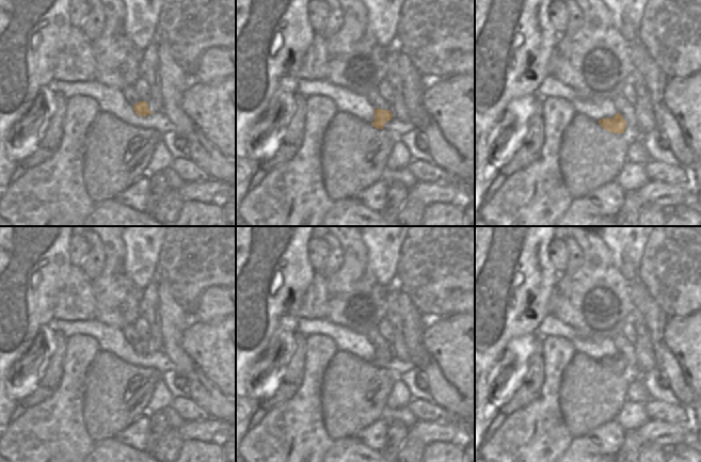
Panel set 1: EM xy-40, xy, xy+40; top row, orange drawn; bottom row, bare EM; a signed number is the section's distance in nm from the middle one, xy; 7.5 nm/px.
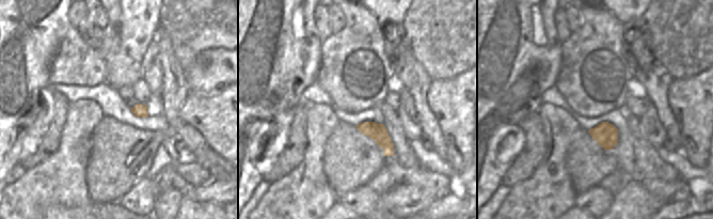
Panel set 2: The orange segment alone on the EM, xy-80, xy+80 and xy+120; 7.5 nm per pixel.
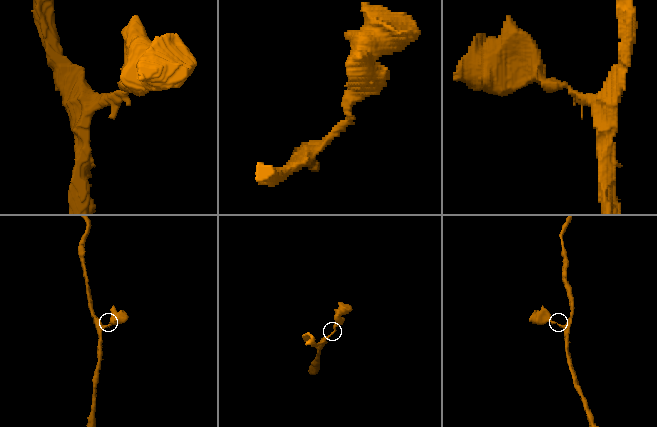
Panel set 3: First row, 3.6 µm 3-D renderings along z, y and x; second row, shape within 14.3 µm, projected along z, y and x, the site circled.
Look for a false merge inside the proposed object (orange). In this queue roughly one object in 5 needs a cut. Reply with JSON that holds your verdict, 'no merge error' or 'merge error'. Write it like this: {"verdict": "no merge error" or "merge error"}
{"verdict": "no merge error"}

